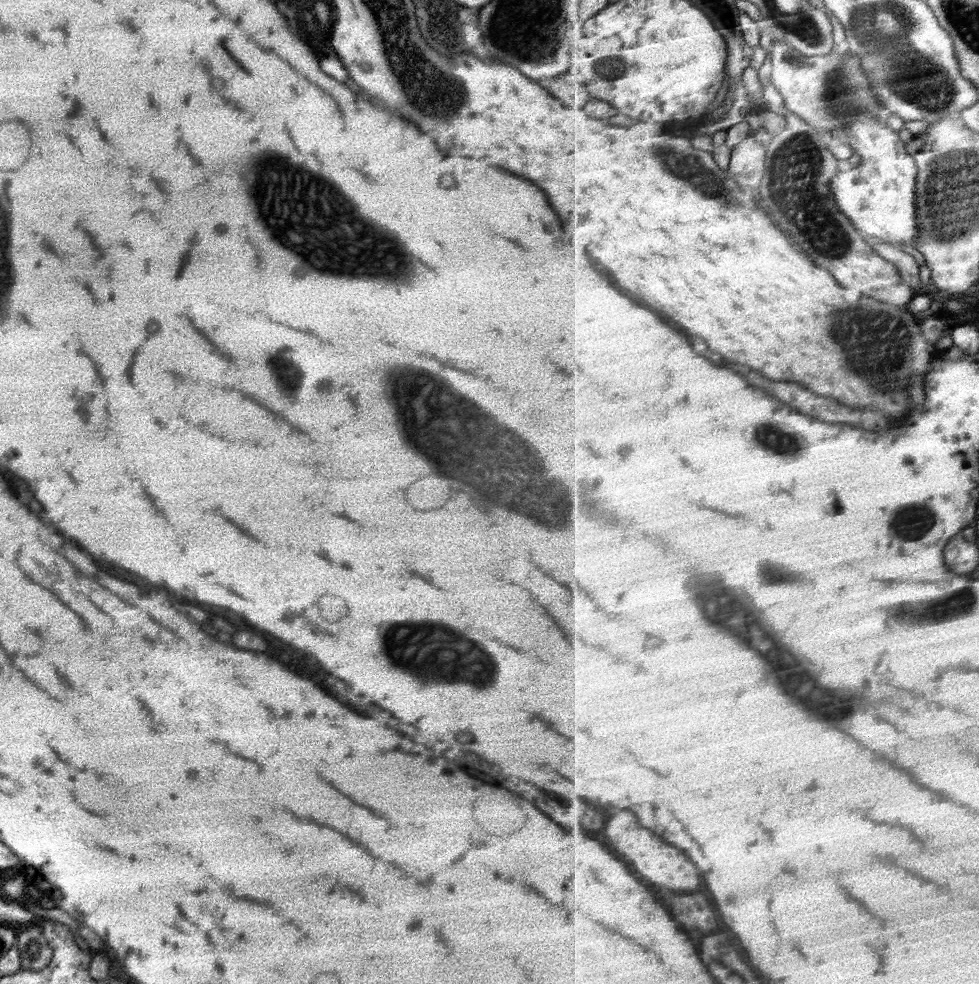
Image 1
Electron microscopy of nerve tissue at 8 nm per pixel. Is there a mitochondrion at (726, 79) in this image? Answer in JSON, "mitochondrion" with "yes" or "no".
{"mitochondrion":"no"}

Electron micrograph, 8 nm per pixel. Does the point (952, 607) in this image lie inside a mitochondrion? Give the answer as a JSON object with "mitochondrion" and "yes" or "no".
{"mitochondrion":"yes"}

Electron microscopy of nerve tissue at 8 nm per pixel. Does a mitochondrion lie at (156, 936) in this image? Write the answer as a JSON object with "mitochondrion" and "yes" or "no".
{"mitochondrion":"no"}

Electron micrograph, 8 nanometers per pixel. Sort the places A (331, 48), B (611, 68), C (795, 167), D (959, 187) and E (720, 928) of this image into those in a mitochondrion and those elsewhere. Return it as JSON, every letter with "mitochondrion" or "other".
{"A":"other","B":"mitochondrion","C":"mitochondrion","D":"mitochondrion","E":"other"}

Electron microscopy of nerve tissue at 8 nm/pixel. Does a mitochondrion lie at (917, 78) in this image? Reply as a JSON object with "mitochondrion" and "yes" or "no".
{"mitochondrion":"yes"}

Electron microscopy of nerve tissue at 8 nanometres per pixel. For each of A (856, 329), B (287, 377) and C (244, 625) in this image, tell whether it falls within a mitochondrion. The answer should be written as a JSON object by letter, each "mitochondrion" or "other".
{"A":"mitochondrion","B":"mitochondrion","C":"other"}

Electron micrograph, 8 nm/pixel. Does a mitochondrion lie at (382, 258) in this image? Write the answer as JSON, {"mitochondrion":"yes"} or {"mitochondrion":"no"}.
{"mitochondrion":"yes"}

